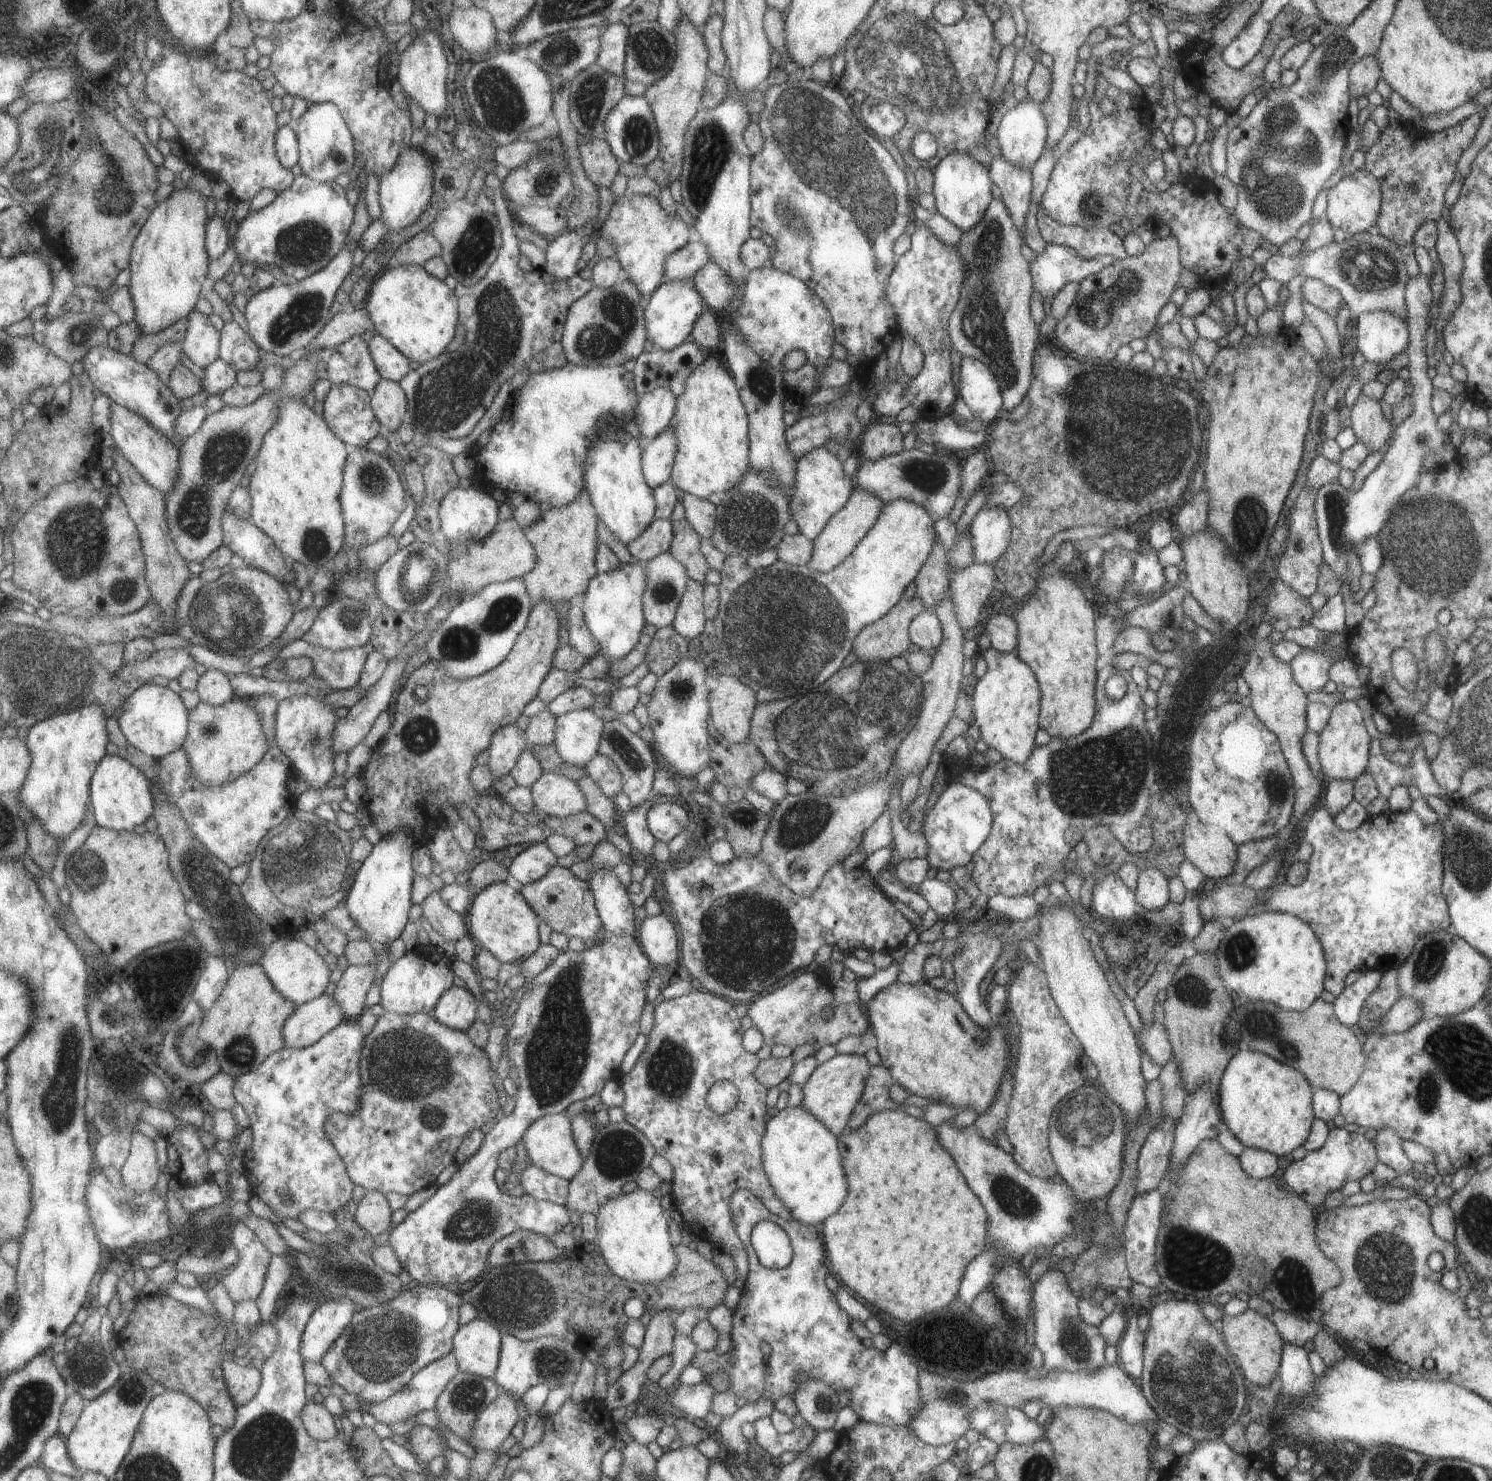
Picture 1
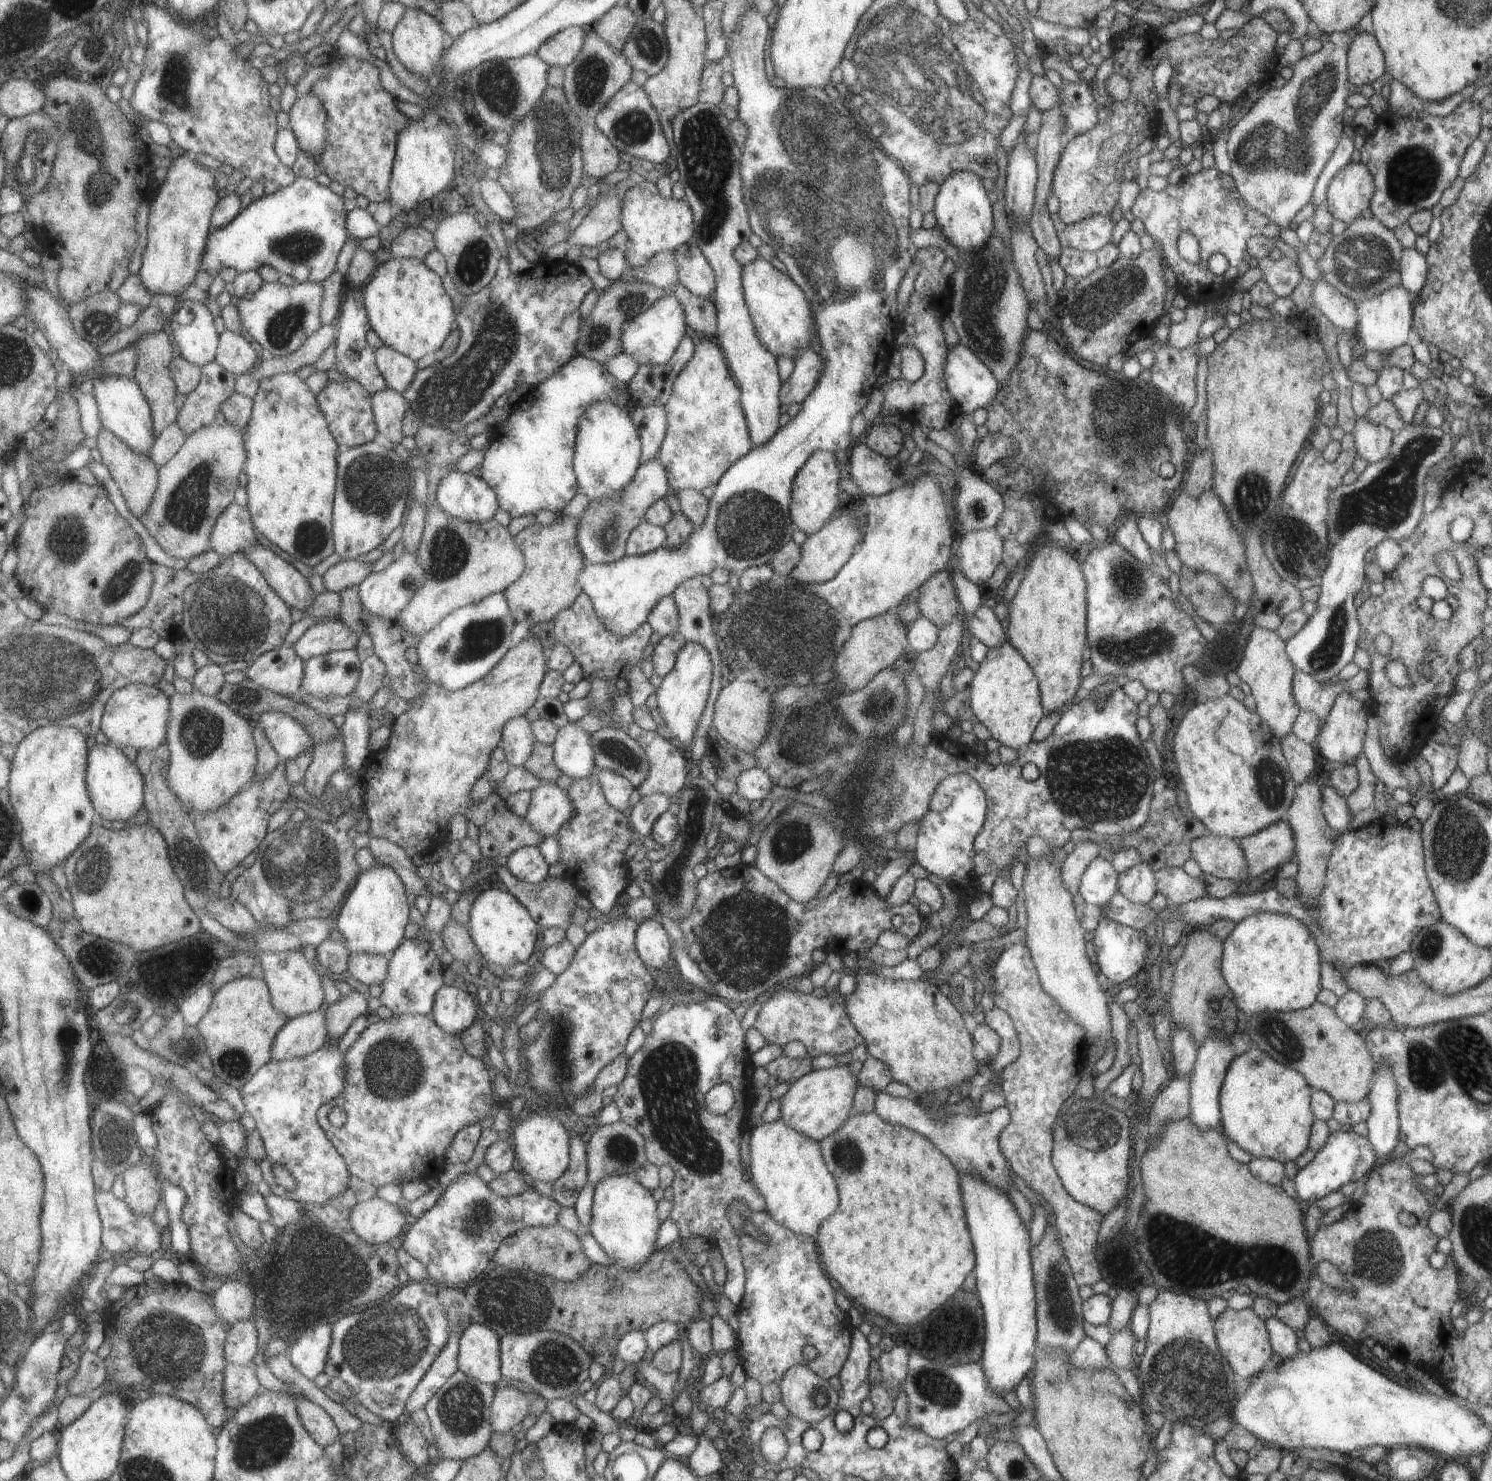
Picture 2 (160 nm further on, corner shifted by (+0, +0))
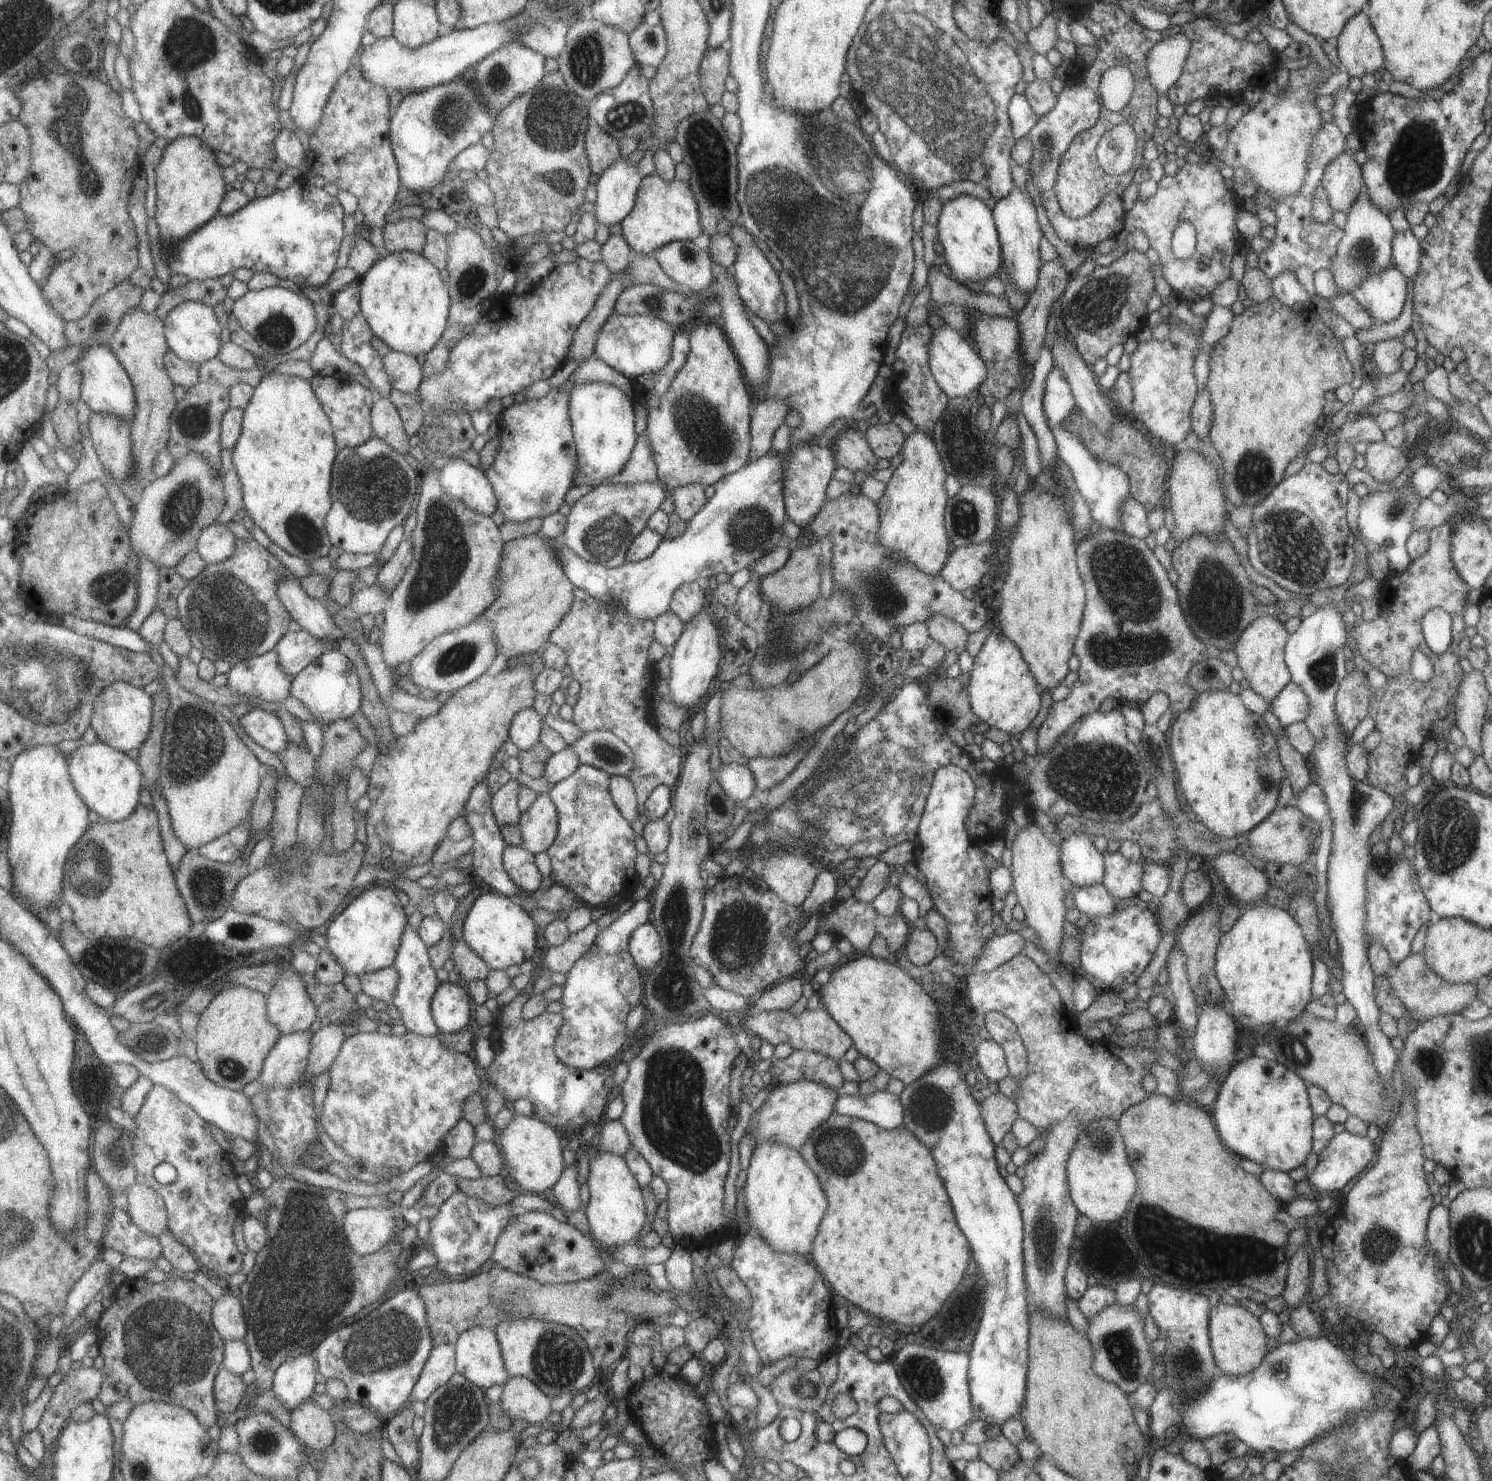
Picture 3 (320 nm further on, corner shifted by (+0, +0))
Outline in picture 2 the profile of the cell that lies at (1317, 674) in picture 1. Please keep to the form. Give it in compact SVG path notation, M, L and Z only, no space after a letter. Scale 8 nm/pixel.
M1294 670L1291 694L1299 711L1311 712L1322 722L1325 721L1334 699L1342 689L1338 681L1315 682L1313 676Z

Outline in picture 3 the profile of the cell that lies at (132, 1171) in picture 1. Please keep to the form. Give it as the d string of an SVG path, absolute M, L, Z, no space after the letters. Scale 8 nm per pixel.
M135 1183L126 1192L128 1213L145 1234L159 1238L169 1229L169 1213L165 1199L149 1185Z

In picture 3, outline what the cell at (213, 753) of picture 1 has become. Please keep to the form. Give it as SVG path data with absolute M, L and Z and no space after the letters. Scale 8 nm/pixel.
M165 662L161 668L172 705L166 718L160 790L167 800L174 835L187 850L198 851L252 816L265 764L239 738L224 709L181 686Z

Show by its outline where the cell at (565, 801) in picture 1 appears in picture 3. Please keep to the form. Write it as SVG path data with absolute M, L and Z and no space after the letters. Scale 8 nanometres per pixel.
M538 793L535 800L520 812L516 824L521 835L521 847L533 856L547 850L556 837L557 813L546 793Z

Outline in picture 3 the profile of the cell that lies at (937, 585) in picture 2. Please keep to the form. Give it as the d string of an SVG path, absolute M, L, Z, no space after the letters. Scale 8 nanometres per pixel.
M933 615L924 622L930 640L939 643L945 650L953 650L958 655L965 649L968 632L959 623L941 615Z

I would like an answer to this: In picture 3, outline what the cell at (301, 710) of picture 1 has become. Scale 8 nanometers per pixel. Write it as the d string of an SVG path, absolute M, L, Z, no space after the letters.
M250 710L239 719L239 724L260 746L279 754L289 744L287 730L273 711Z

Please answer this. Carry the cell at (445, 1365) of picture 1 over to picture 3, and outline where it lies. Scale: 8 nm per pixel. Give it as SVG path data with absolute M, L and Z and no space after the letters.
M445 1343L433 1347L413 1389L411 1401L427 1402L435 1390L447 1384L455 1376L458 1372L456 1366L456 1344Z

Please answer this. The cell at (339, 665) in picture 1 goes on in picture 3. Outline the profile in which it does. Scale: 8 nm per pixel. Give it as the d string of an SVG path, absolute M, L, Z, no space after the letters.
M331 649L313 661L293 680L292 696L302 702L317 724L330 725L339 719L351 719L362 710L362 684L360 674L351 659L339 649Z

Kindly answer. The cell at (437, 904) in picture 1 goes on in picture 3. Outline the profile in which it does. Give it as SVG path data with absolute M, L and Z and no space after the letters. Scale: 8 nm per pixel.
M460 939L455 943L451 958L456 964L456 972L461 981L472 983L473 981L483 981L486 979L490 967L484 962L481 955L478 955L472 948L469 948L467 941Z

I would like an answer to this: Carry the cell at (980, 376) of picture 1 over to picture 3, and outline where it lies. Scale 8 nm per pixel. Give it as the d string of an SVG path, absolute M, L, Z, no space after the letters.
M945 324L941 327L930 327L928 365L937 386L948 398L962 397L977 389L976 386L979 388L986 375L985 365L975 348L960 332Z

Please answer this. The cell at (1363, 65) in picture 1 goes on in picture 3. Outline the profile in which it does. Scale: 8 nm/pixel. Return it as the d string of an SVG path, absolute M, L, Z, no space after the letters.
M1359 10L1345 21L1336 42L1339 62L1349 78L1376 74L1384 66L1381 43L1365 12Z

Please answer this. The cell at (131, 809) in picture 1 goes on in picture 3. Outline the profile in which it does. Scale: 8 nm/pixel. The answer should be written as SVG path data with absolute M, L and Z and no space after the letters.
M101 740L93 744L83 743L68 756L77 792L91 810L101 818L115 822L124 821L136 811L141 802L141 788L145 786L145 775L138 759Z

